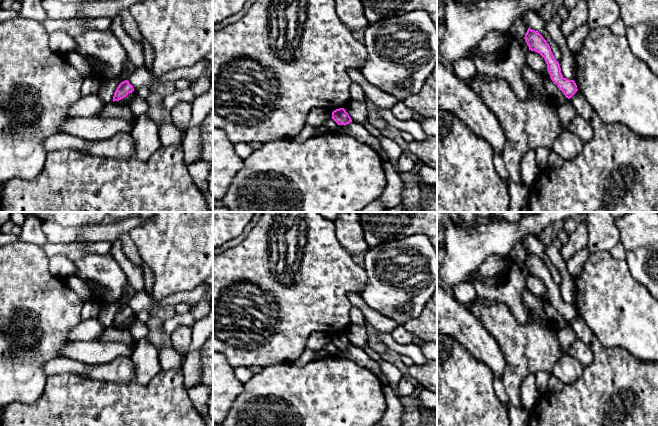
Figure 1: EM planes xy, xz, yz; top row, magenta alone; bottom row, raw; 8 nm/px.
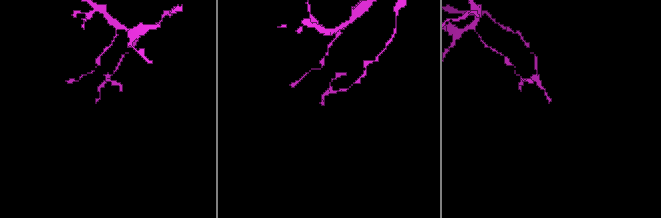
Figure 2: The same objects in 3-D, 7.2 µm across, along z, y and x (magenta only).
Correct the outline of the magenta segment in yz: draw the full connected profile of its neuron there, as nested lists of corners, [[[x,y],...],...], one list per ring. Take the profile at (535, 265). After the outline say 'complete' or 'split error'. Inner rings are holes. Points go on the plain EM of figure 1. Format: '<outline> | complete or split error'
[[[528,252],[524,263],[529,274],[539,277],[544,282],[551,304],[563,316],[565,321],[570,323],[578,315],[577,309],[574,304],[563,301],[560,288],[555,283],[547,265],[538,255],[530,252]]] | complete

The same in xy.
[[[128,304],[121,306],[114,317],[113,326],[125,322],[128,318],[132,317],[133,315],[134,312]]] | complete

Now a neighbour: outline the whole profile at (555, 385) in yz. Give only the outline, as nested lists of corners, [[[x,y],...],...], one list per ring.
[[[551,374],[548,384],[549,392],[560,392],[564,387],[564,383],[558,379],[556,376]]]

